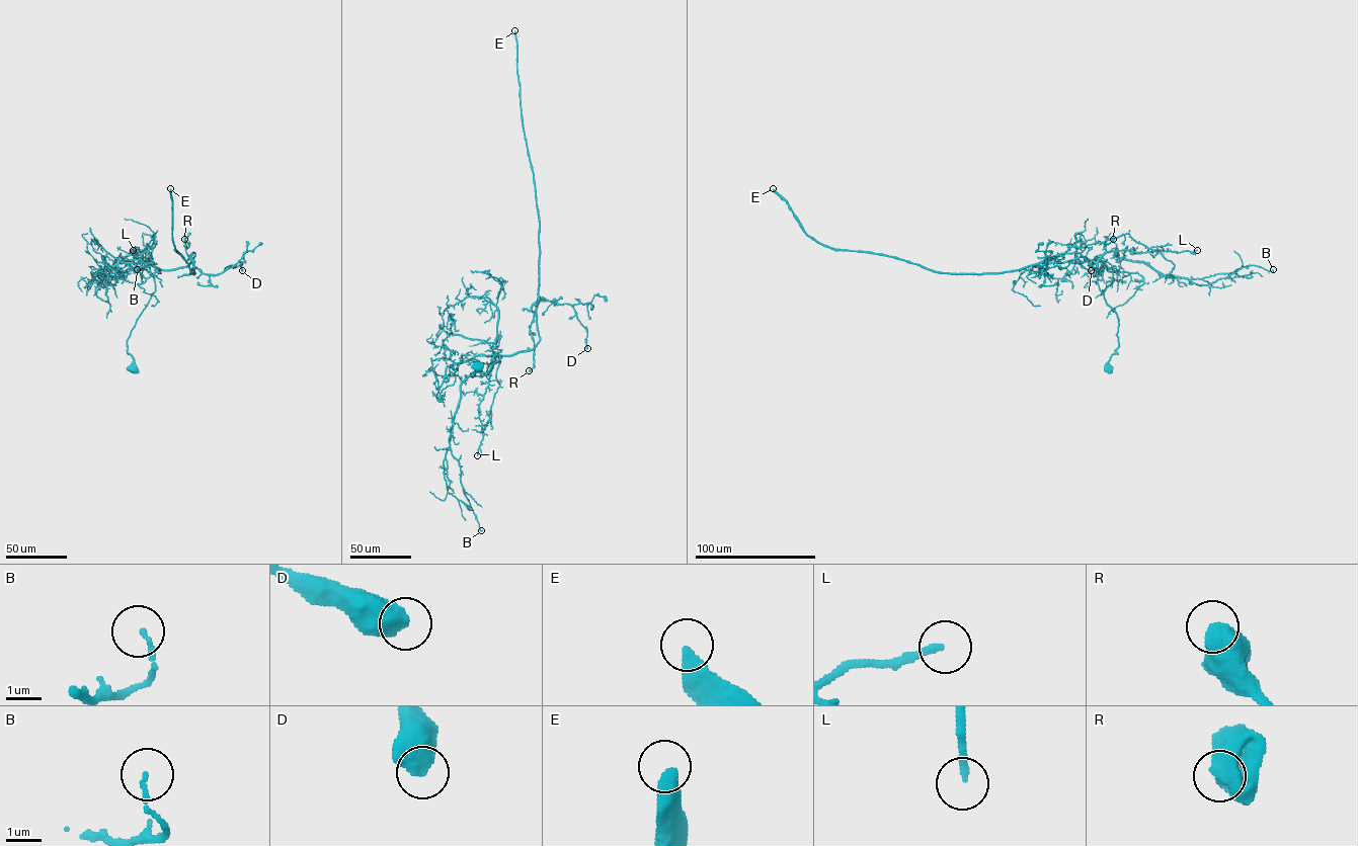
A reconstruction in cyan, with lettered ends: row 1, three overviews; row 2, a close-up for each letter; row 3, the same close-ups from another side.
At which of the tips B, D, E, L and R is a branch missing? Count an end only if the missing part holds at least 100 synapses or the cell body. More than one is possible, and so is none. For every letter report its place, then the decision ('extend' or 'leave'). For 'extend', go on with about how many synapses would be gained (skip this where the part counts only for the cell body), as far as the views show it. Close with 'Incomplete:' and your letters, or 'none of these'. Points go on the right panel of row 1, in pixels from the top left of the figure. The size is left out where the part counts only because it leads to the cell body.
B: place (1273, 269); leave
D: place (1091, 270); leave
E: place (773, 188); extend; 850 synapses
L: place (1197, 250); leave
R: place (1113, 239); leave
Incomplete: E

